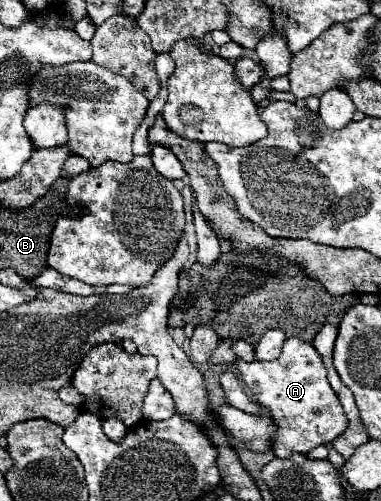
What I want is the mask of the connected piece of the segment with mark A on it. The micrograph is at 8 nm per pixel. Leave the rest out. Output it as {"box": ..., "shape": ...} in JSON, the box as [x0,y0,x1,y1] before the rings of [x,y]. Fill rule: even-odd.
{"box":[237,337,348,459],"shape":[[[288,337],[278,359],[268,363],[237,361],[237,367],[246,387],[254,393],[256,401],[268,409],[278,427],[274,443],[270,445],[276,457],[286,459],[294,451],[308,453],[318,445],[328,445],[348,427],[346,413],[326,379],[326,367],[312,343]]]}

